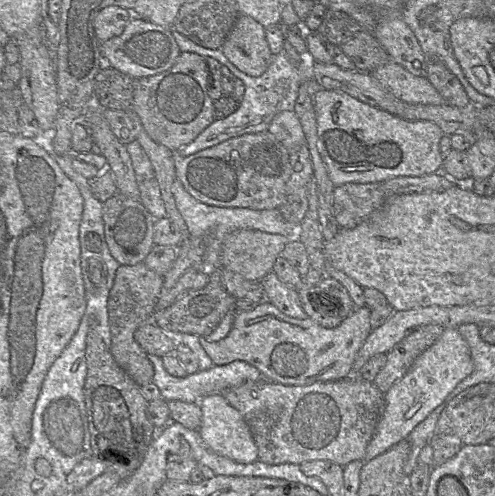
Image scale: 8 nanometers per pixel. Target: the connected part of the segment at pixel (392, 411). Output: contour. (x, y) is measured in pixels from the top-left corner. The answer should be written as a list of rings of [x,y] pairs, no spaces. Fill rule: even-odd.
[[[445,328],[442,335],[413,362],[406,374],[384,393],[384,408],[366,448],[364,461],[386,452],[403,439],[442,404],[453,389],[473,371],[470,348],[457,328]]]

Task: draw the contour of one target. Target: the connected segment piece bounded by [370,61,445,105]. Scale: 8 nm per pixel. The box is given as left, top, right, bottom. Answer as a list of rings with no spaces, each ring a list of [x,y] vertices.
[[[393,61],[376,68],[370,74],[387,91],[405,103],[445,104],[427,77],[415,76]]]

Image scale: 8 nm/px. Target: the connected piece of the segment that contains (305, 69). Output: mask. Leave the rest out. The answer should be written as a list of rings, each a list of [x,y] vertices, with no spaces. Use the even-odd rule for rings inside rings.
[[[172,30],[172,35],[181,52],[193,52],[202,57],[216,59],[221,65],[226,66],[237,79],[241,80],[245,88],[238,110],[224,119],[215,119],[191,143],[189,143],[189,145],[183,146],[182,151],[177,151],[181,156],[192,155],[200,150],[215,146],[243,134],[259,133],[267,130],[271,120],[277,113],[282,111],[294,111],[300,85],[303,81],[313,78],[313,64],[315,61],[308,50],[300,54],[298,69],[290,63],[284,51],[281,51],[279,54],[273,55],[270,65],[262,75],[253,77],[245,74],[234,66],[226,58],[221,49],[208,49],[197,45],[175,30]],[[281,79],[286,79],[288,84],[288,90],[284,96],[279,95],[276,92],[277,83]]]

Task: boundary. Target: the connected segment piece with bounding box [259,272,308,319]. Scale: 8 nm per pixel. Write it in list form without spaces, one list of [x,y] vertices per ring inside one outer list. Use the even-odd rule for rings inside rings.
[[[269,272],[259,282],[264,290],[265,300],[282,313],[298,319],[308,317],[302,308],[297,288],[283,283],[274,272]]]

